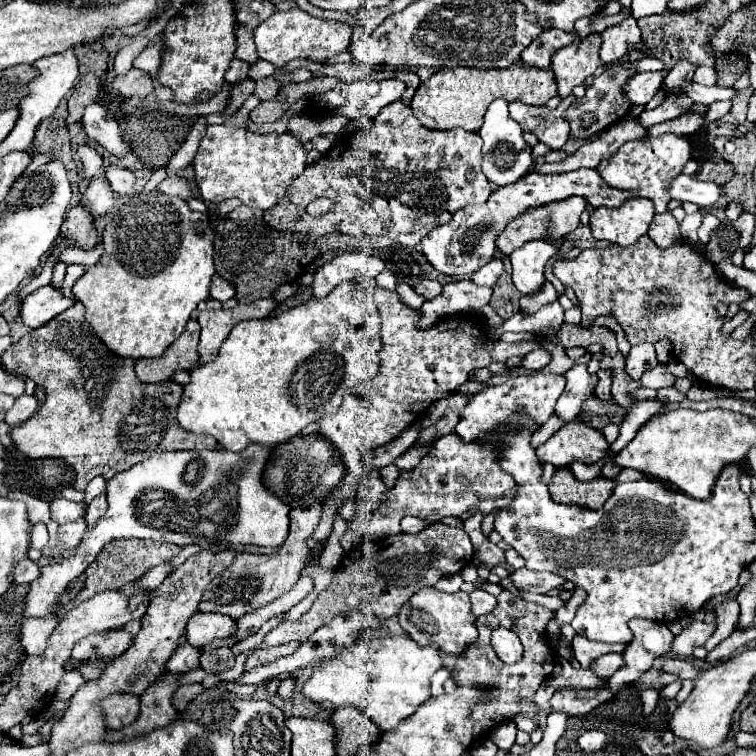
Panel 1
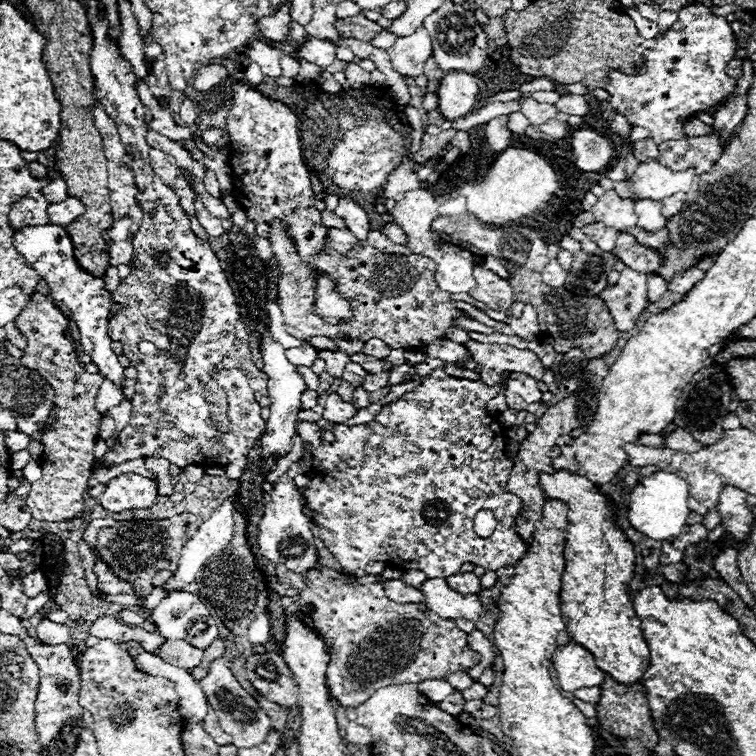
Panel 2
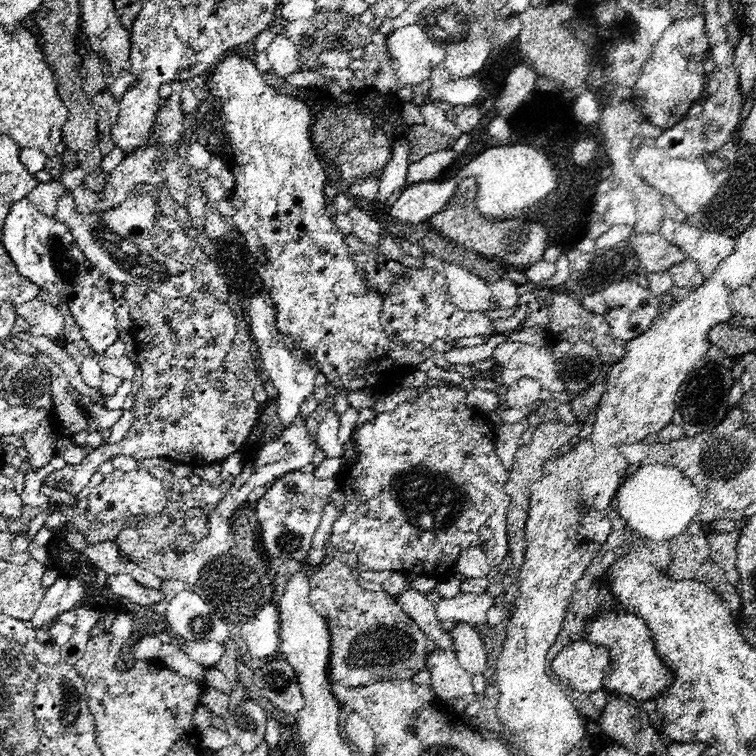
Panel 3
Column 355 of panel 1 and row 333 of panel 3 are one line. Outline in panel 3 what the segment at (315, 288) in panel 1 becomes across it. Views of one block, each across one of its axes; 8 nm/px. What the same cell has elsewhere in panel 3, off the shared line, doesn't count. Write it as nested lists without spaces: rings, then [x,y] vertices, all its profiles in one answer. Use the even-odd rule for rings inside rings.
[[[254,294],[250,304],[248,304],[248,324],[250,324],[250,332],[254,336],[254,342],[258,344],[260,350],[260,358],[262,358],[262,366],[268,372],[268,380],[274,384],[274,388],[278,390],[278,418],[282,424],[290,424],[300,410],[300,404],[314,392],[314,379],[316,375],[321,373],[320,370],[300,362],[280,340],[280,332],[276,328],[276,316],[274,316],[274,308],[264,300],[264,296]]]

